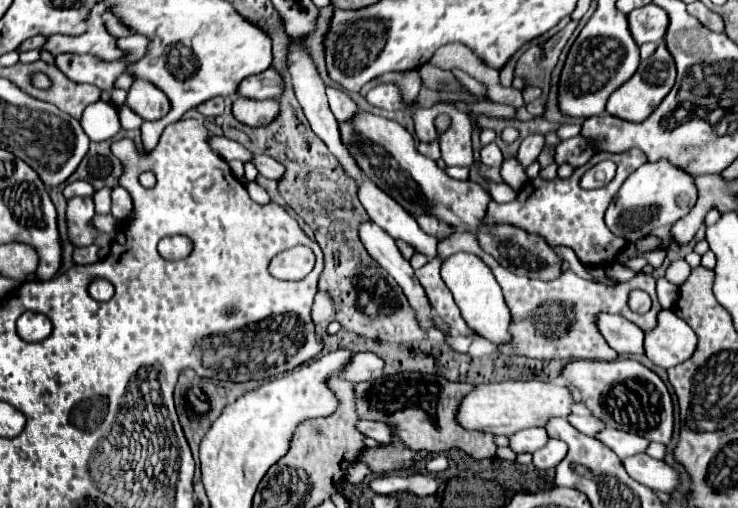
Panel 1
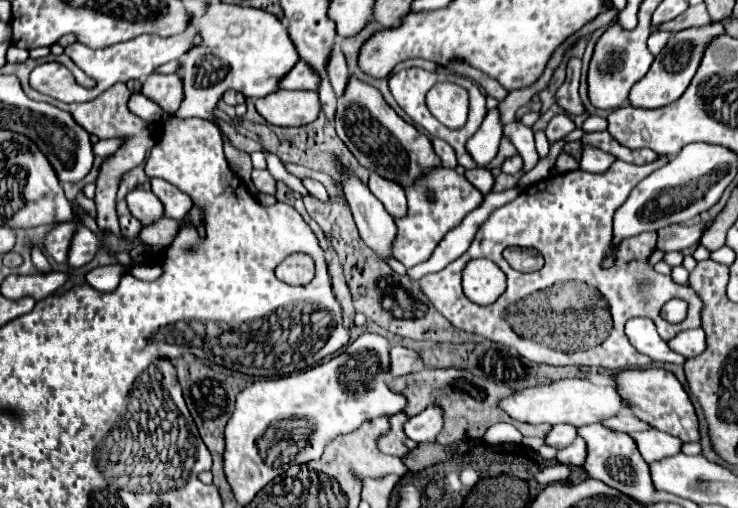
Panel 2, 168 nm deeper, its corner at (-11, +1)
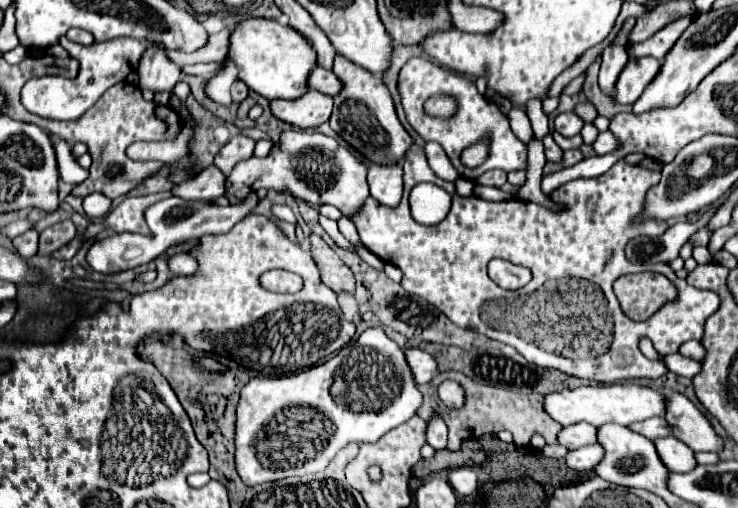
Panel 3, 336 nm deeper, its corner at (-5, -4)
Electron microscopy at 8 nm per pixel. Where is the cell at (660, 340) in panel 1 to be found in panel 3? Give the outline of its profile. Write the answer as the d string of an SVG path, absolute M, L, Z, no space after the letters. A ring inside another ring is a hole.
M686 342L686 344L682 344L680 346L680 352L686 356L686 358L692 358L692 360L698 360L698 362L702 362L704 360L704 356L706 356L706 350L704 350L704 346L700 344L700 342Z

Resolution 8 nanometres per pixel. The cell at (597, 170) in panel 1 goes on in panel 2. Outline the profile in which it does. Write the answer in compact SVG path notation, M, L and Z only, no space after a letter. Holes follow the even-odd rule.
M587 145L583 148L579 169L591 173L603 173L615 160L616 157L613 155Z

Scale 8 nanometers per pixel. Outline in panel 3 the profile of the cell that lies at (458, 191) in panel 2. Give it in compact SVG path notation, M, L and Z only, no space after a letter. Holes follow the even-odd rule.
M412 146L404 156L404 198L402 198L402 202L396 208L390 208L390 206L382 206L378 200L374 200L370 196L370 198L366 198L362 210L358 210L358 214L352 214L350 220L354 222L362 244L372 254L382 258L384 262L396 264L402 270L402 288L406 288L410 294L426 298L430 304L434 304L438 310L442 310L460 328L472 328L492 340L510 344L528 362L542 366L542 368L556 368L570 376L596 380L596 382L660 378L668 372L666 364L662 360L648 360L638 348L640 338L650 338L658 356L674 354L674 352L678 352L678 348L684 342L702 338L704 322L710 314L714 314L718 310L720 298L712 290L700 290L700 288L690 286L686 280L680 280L668 264L652 264L652 266L630 264L622 256L622 250L630 238L662 236L668 228L668 222L664 222L664 220L656 220L656 218L638 220L644 212L646 192L652 186L656 186L658 182L660 182L660 172L648 170L644 166L632 166L624 160L618 160L606 174L602 174L598 178L574 180L574 182L560 186L556 192L552 192L552 196L550 196L552 200L566 204L564 212L554 214L534 202L524 202L524 200L488 202L478 196L462 198L454 192L452 182L444 182L432 172L432 168L428 166L424 148ZM418 182L434 182L436 186L440 186L452 194L452 208L450 208L448 216L436 226L422 226L410 216L408 194ZM492 258L504 258L518 266L530 268L532 280L528 282L526 288L520 288L514 292L504 292L502 288L494 288L494 282L486 274L486 264ZM644 270L662 272L664 276L668 276L678 288L678 300L668 304L666 308L660 308L646 322L632 322L626 314L622 314L622 308L614 296L612 284L624 274L644 272ZM560 278L570 278L570 280L546 282L546 280L560 280ZM578 278L590 278L590 282L578 282ZM544 282L546 282L546 286L544 286ZM594 284L598 284L600 290ZM540 286L542 286L542 290L538 290ZM506 294L526 294L526 296L506 298ZM606 300L608 300L610 308L606 306ZM610 312L614 314L614 338L612 338L612 314Z

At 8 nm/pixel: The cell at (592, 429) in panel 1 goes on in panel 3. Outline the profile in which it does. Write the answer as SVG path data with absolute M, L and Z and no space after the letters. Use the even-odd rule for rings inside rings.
M650 418L650 420L644 420L644 422L636 422L636 424L630 426L630 430L638 432L638 434L644 434L650 440L672 434L672 428L664 418Z

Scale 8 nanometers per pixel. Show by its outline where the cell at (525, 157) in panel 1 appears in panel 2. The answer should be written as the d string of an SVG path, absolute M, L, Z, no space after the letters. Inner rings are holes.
M560 113L560 115L552 117L552 121L550 121L548 127L544 129L544 133L546 133L546 137L548 137L548 143L554 145L556 141L562 141L572 129L574 129L572 119L570 119L566 113Z

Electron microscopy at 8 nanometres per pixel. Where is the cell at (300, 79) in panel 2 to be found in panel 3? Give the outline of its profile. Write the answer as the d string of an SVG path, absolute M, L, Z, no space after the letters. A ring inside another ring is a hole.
M320 66L314 68L308 84L310 84L310 88L320 90L328 96L336 96L338 90L342 90L342 80L338 80L338 76L332 70L326 70L326 68L320 68Z

